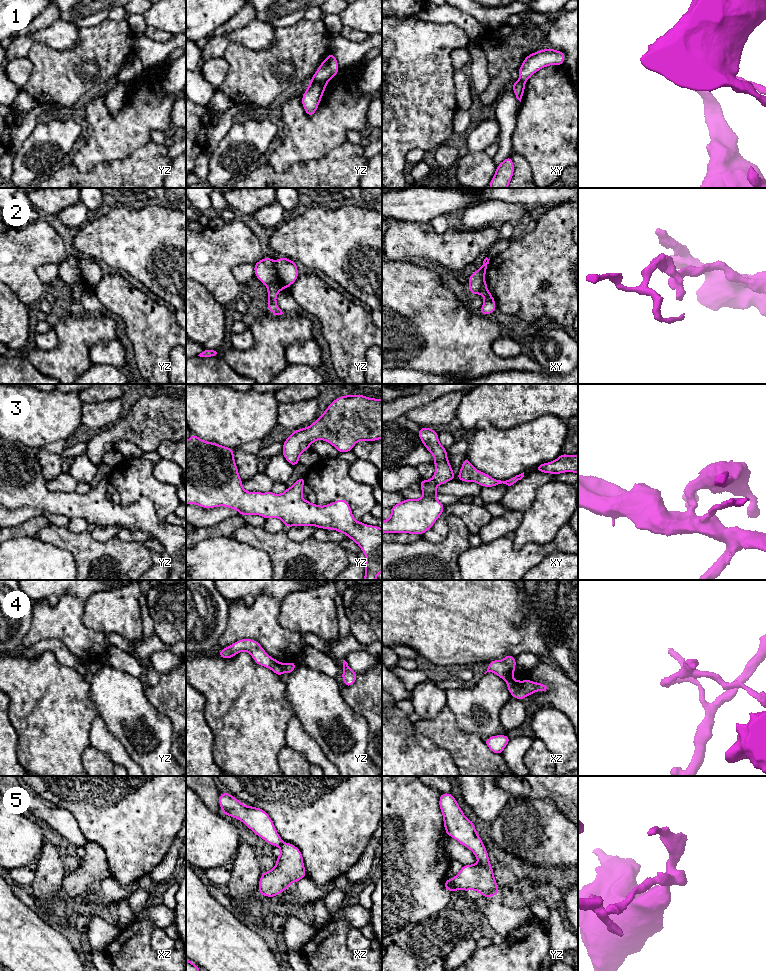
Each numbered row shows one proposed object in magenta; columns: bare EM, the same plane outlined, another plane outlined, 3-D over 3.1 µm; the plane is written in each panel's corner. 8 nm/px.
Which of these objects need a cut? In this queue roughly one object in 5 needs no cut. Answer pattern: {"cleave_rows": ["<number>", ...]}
{"cleave_rows": ["1", "2", "3", "4", "5"]}

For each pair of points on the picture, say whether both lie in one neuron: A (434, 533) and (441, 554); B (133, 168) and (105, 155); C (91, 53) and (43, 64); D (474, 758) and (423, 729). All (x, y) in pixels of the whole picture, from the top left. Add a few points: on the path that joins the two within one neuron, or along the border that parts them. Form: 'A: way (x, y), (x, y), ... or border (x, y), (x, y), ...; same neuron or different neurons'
A: border (448, 521), (448, 533), (443, 539), (422, 538); different neurons
B: border (138, 148), (124, 158), (100, 162), (95, 167); different neurons
C: way (79, 58), (72, 64), (55, 64); same neuron
D: way (461, 747), (442, 730), (436, 729); same neuron

